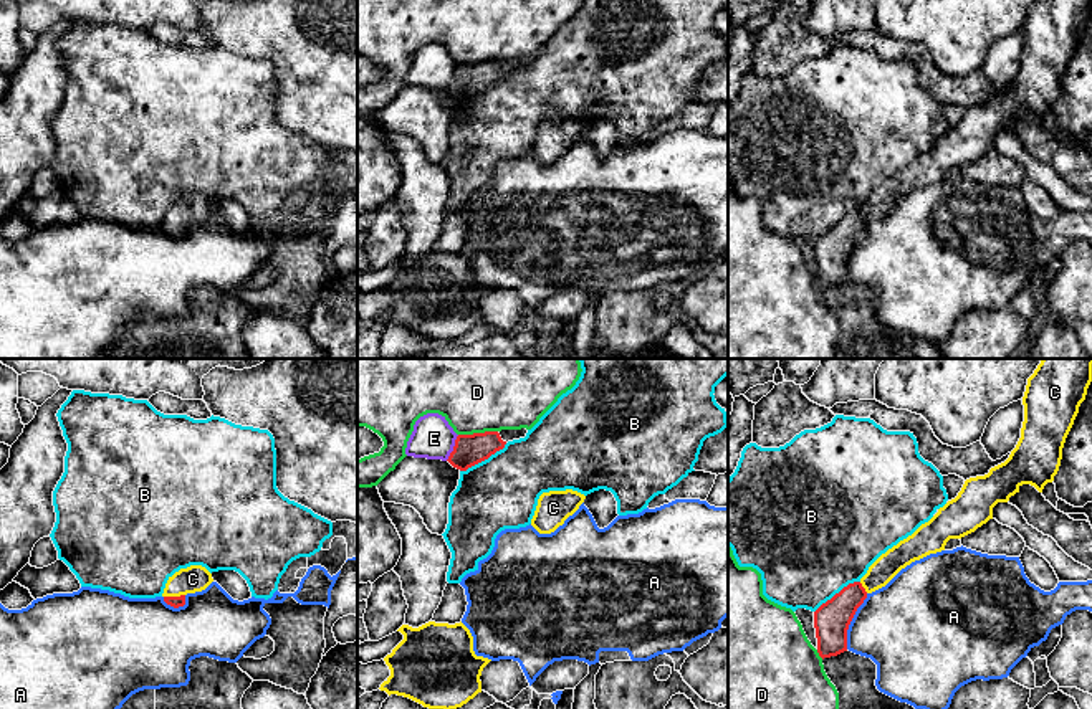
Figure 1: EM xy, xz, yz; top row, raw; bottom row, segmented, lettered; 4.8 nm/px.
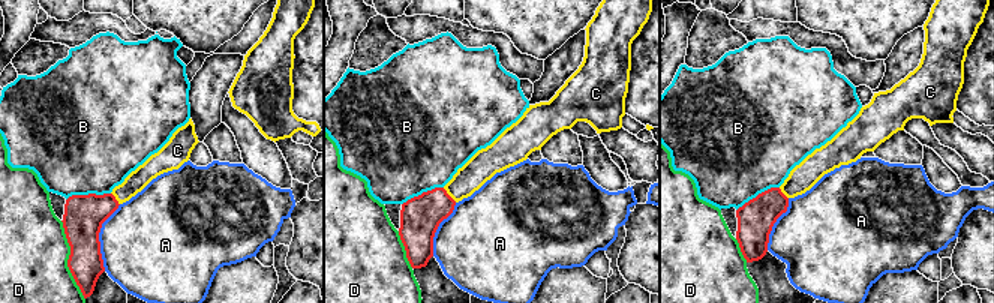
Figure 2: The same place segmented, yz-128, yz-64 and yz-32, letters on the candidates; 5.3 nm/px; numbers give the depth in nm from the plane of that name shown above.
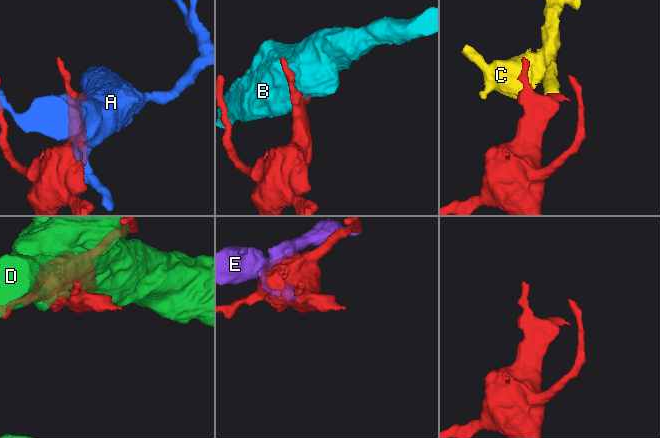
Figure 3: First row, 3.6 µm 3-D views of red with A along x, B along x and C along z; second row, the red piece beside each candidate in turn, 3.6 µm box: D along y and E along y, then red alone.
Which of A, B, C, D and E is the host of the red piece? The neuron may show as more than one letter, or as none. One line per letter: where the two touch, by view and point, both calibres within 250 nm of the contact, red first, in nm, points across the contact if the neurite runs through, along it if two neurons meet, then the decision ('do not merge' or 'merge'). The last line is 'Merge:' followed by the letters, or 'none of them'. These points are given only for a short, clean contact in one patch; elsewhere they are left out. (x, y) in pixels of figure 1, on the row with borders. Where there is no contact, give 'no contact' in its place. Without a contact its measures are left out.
A: contact yz (851, 620); calibres 180 and 420 nm; do not merge
B: contact xz (483, 460); calibres 150 and 360 nm; do not merge
C: contact xy (174, 597); calibres 60 and 130 nm; way xy (176, 602), (174, 597), (192, 579); merge
D: contact xz (477, 433); calibres 150 and 480 nm; do not merge
E: contact xz (454, 448); calibres 150 and 200 nm; do not merge
Merge: C

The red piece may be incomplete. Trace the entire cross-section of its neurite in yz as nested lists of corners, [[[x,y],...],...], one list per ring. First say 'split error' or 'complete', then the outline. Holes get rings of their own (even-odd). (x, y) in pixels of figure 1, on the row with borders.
split error; [[[1092,359],[1041,360],[1034,374],[1027,378],[1023,397],[1024,421],[1021,438],[1009,458],[991,468],[988,474],[966,479],[958,496],[940,507],[928,522],[882,554],[859,582],[844,587],[814,611],[817,653],[822,659],[847,651],[849,625],[869,593],[885,587],[912,562],[945,550],[950,539],[961,539],[975,532],[993,519],[993,507],[998,502],[1008,502],[1011,496],[1019,492],[1023,484],[1031,484],[1042,492],[1044,486],[1054,481],[1061,466],[1066,438],[1074,425],[1080,403],[1085,400],[1090,382]]]

